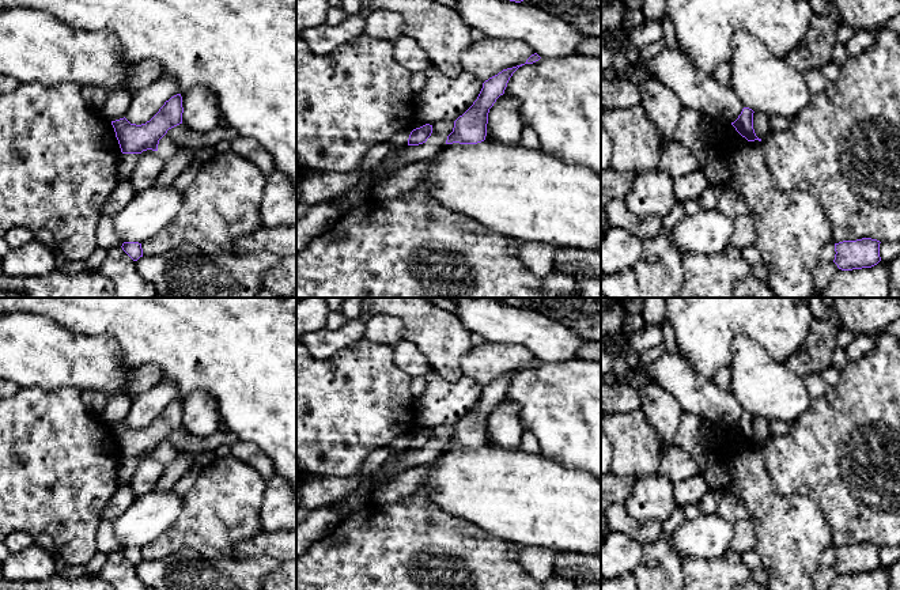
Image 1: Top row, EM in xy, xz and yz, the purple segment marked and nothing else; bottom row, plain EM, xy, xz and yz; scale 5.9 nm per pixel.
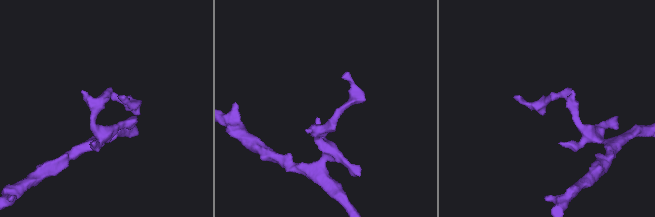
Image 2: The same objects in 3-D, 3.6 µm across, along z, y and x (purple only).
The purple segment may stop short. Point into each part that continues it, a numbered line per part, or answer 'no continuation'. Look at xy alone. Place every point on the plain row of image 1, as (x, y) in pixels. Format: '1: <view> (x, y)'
no continuation

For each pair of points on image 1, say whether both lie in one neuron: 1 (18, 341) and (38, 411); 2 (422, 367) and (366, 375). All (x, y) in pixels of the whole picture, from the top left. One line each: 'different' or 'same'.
1: different
2: different

